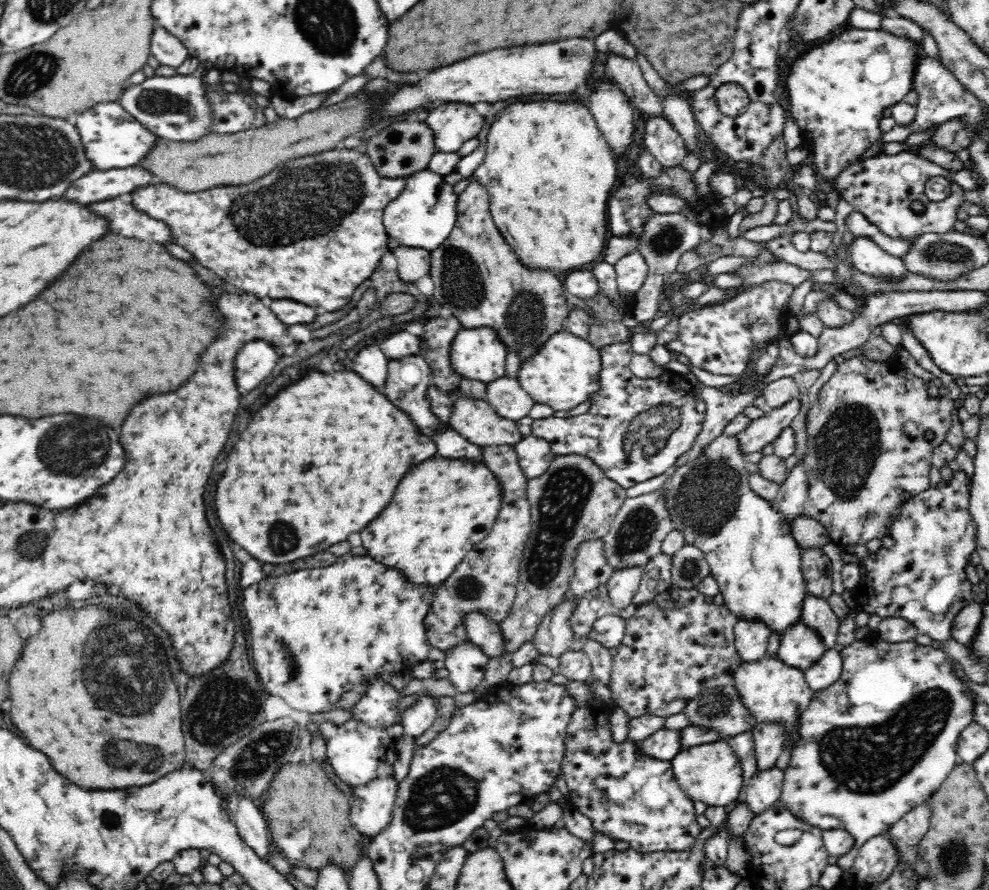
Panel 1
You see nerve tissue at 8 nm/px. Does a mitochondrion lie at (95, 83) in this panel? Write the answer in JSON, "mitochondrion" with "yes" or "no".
{"mitochondrion":"no"}

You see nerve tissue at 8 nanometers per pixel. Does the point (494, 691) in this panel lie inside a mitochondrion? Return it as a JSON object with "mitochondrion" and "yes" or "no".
{"mitochondrion":"no"}

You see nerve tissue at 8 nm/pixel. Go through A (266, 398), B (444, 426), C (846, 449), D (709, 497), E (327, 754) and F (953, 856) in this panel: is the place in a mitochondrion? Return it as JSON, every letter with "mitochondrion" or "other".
{"A":"other","B":"other","C":"mitochondrion","D":"mitochondrion","E":"other","F":"mitochondrion"}

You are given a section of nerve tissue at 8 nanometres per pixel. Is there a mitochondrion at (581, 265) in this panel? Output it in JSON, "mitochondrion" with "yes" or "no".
{"mitochondrion":"no"}

